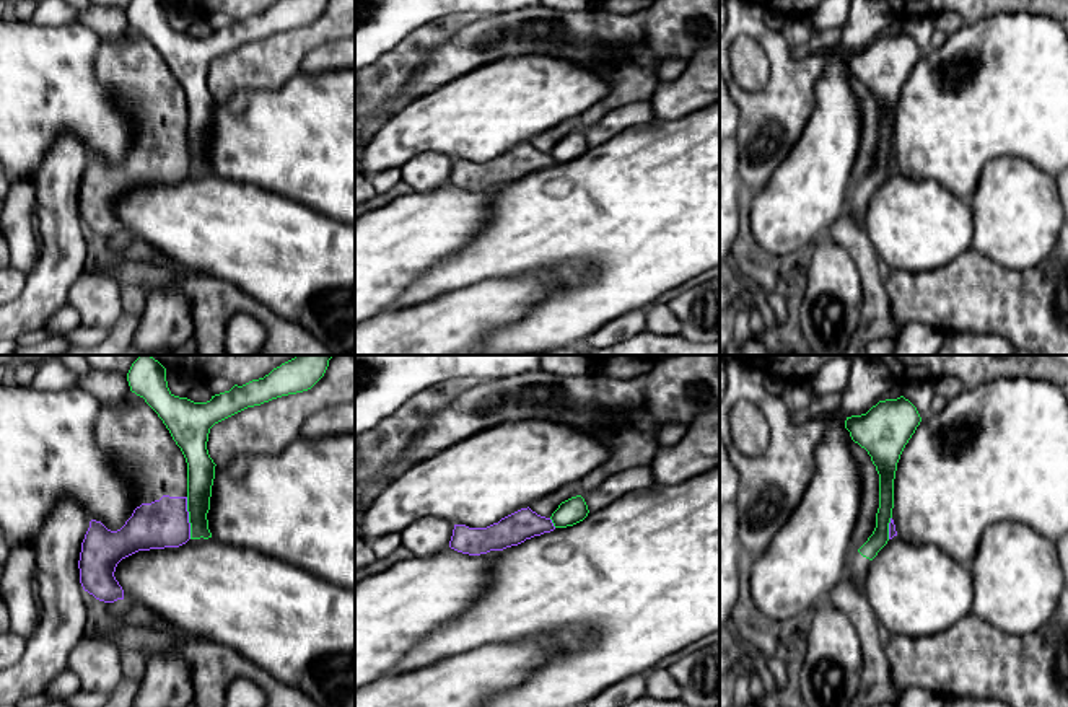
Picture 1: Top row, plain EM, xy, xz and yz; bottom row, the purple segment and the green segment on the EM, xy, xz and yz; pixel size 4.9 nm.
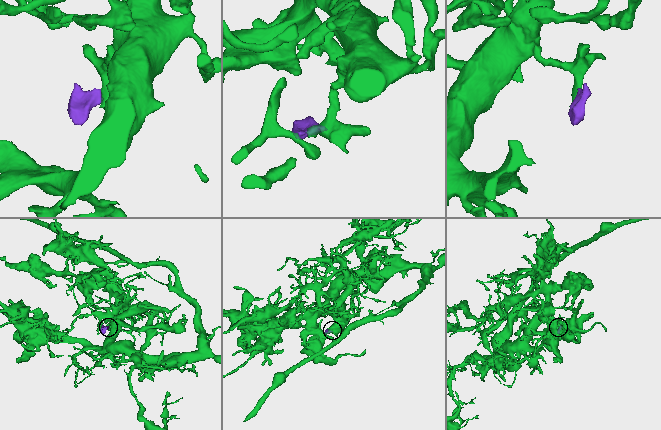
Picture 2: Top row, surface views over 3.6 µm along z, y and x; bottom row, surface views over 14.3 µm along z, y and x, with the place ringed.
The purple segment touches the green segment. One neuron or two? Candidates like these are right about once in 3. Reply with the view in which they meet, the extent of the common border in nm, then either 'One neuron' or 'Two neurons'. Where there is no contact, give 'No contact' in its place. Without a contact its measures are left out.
Touches purple in xy. Shared border 200 nm. Two neurons

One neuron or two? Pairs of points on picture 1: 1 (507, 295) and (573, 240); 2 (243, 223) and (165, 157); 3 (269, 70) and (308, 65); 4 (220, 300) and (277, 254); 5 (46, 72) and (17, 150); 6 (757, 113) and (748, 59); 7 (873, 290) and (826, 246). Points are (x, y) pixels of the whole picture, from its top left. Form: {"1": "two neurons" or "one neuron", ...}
{"1": "two neurons", "2": "two neurons", "3": "two neurons", "4": "two neurons", "5": "one neuron", "6": "two neurons", "7": "two neurons"}

